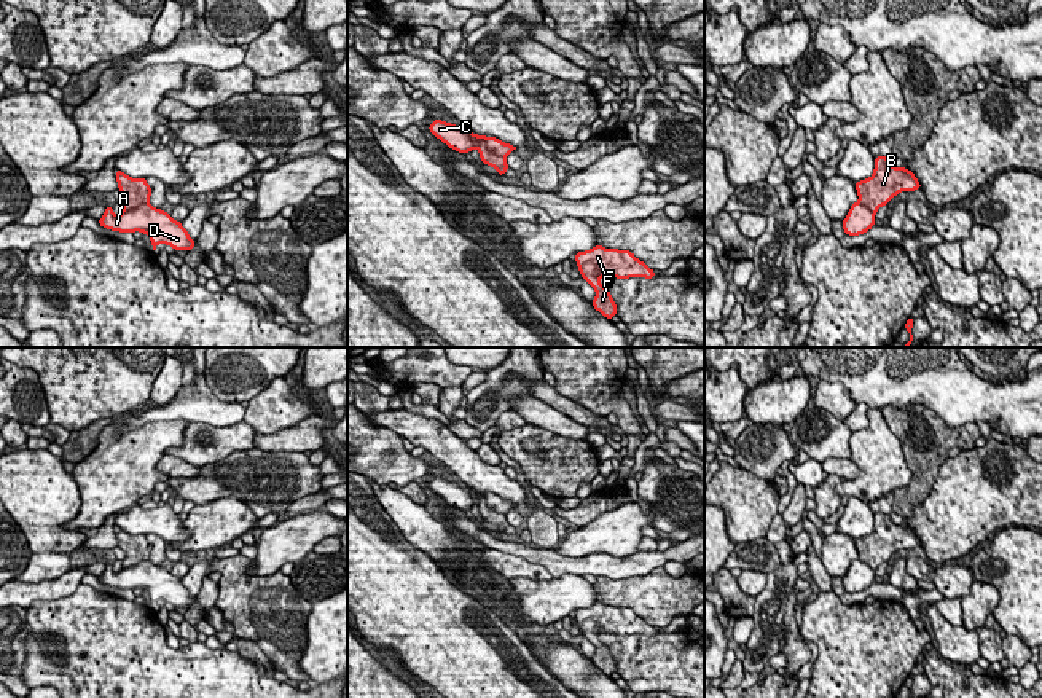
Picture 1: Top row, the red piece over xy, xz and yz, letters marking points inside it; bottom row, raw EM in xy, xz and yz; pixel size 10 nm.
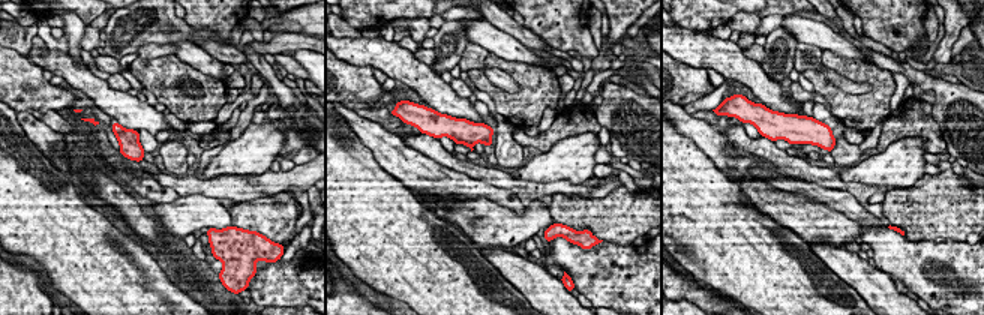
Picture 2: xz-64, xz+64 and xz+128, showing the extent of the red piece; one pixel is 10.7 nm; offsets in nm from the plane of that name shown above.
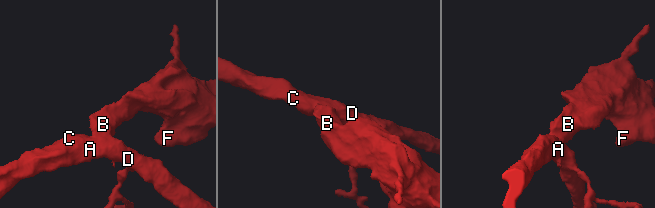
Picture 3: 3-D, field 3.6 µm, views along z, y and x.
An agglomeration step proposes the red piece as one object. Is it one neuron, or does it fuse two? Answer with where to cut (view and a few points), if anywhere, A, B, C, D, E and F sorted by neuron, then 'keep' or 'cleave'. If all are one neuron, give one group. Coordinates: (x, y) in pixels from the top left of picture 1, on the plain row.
cut xz (478, 501), (483, 499), (489, 507), (505, 513); groups A C D / B E F; cleave

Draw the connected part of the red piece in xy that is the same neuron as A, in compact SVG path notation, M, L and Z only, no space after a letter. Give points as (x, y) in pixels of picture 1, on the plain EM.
M142 561L131 567L123 567L119 572L113 571L113 564L105 564L105 571L97 580L107 586L119 590L135 590L148 591L153 607L156 607L159 599L170 602L175 607L190 609L196 598L193 598L188 588L177 578L170 571L163 566L156 566L151 561Z

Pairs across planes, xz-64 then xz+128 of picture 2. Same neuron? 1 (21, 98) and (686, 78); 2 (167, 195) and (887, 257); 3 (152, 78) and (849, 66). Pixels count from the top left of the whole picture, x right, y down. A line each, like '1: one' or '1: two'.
1: one
2: one
3: one

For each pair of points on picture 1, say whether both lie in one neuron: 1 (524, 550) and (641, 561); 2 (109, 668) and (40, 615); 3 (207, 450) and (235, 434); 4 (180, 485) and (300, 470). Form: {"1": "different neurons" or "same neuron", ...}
{"1": "same neuron", "2": "same neuron", "3": "same neuron", "4": "same neuron"}

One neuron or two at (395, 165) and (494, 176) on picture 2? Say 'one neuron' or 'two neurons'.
two neurons

